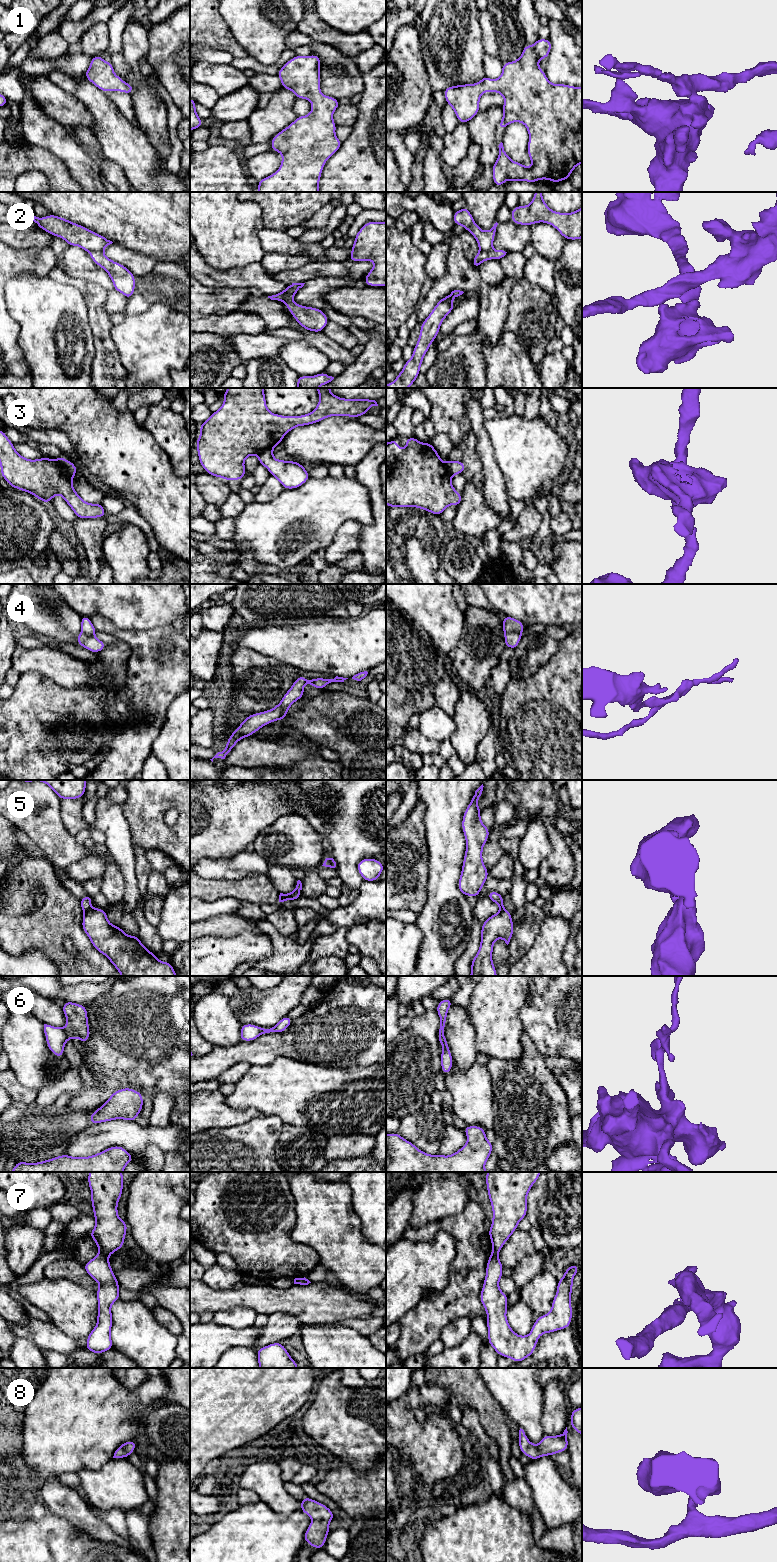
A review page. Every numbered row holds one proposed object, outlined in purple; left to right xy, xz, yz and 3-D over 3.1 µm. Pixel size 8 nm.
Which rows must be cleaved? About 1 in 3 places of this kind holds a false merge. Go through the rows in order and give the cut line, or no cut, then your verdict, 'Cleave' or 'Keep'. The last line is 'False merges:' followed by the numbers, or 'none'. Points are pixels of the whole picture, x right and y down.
1: No split. Keep
2: Split along xz (287, 287), (290, 297), (282, 301). Cleave
3: Split along xy (55, 460), (69, 473), (73, 474). Cleave
4: Split along yz (521, 632), (507, 632), (505, 634). Cleave
5: Split along xy (91, 908), (84, 912). Cleave
6: Split along xy (62, 1029), (67, 1038). Cleave
7: Split along xy (99, 1249), (107, 1255). Cleave
8: No split. Keep
False merges: 2, 3, 4, 5, 6, 7

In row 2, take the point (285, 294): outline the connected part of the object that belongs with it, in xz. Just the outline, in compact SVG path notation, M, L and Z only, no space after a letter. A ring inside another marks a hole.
M286 288L285 290L283 290L280 293L277 293L272 296L268 296L268 298L270 298L271 300L283 302L283 301L291 298L291 292L288 290L288 288Z

